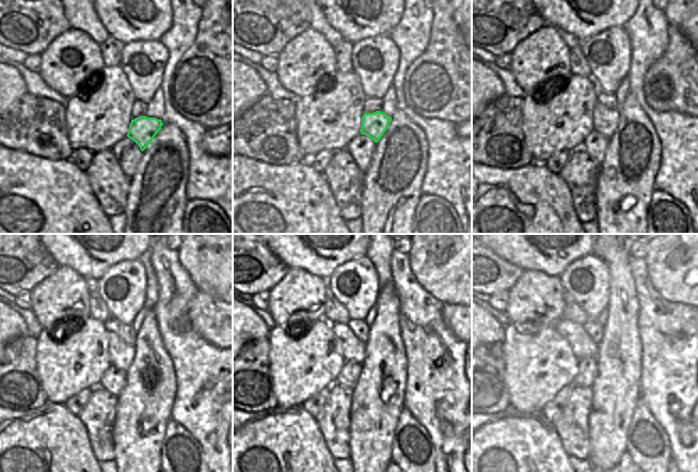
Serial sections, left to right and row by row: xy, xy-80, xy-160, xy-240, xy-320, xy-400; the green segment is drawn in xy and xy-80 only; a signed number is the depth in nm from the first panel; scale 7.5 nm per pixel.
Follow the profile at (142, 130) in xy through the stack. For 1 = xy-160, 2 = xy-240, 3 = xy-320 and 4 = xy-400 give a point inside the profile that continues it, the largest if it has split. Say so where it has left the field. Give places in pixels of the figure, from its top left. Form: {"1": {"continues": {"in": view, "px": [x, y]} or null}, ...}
{"1": {"continues": {"in": "xy-160", "px": [604, 121]}}, "2": {"continues": {"in": "xy-240", "px": [121, 355]}}, "3": {"continues": {"in": "xy-320", "px": [353, 349]}}, "4": {"continues": {"in": "xy-400", "px": [582, 345]}}}

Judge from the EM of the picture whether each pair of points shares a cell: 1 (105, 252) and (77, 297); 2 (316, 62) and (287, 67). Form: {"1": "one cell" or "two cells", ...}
{"1": "two cells", "2": "one cell"}

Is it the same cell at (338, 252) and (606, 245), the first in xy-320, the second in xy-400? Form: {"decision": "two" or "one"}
{"decision": "two"}

